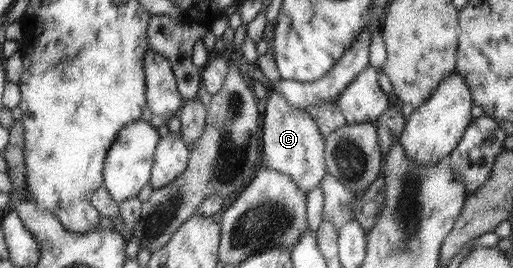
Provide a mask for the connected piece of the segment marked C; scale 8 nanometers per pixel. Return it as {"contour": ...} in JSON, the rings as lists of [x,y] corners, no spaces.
{"contour":[[[275,89],[270,91],[264,110],[263,157],[261,167],[273,168],[280,174],[289,176],[304,192],[310,192],[327,176],[324,166],[324,136],[318,132],[316,122],[305,110],[292,106]]]}

